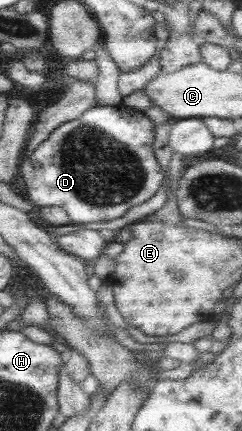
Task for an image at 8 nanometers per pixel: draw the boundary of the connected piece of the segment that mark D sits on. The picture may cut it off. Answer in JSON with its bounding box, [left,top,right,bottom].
[18,106,164,224]

